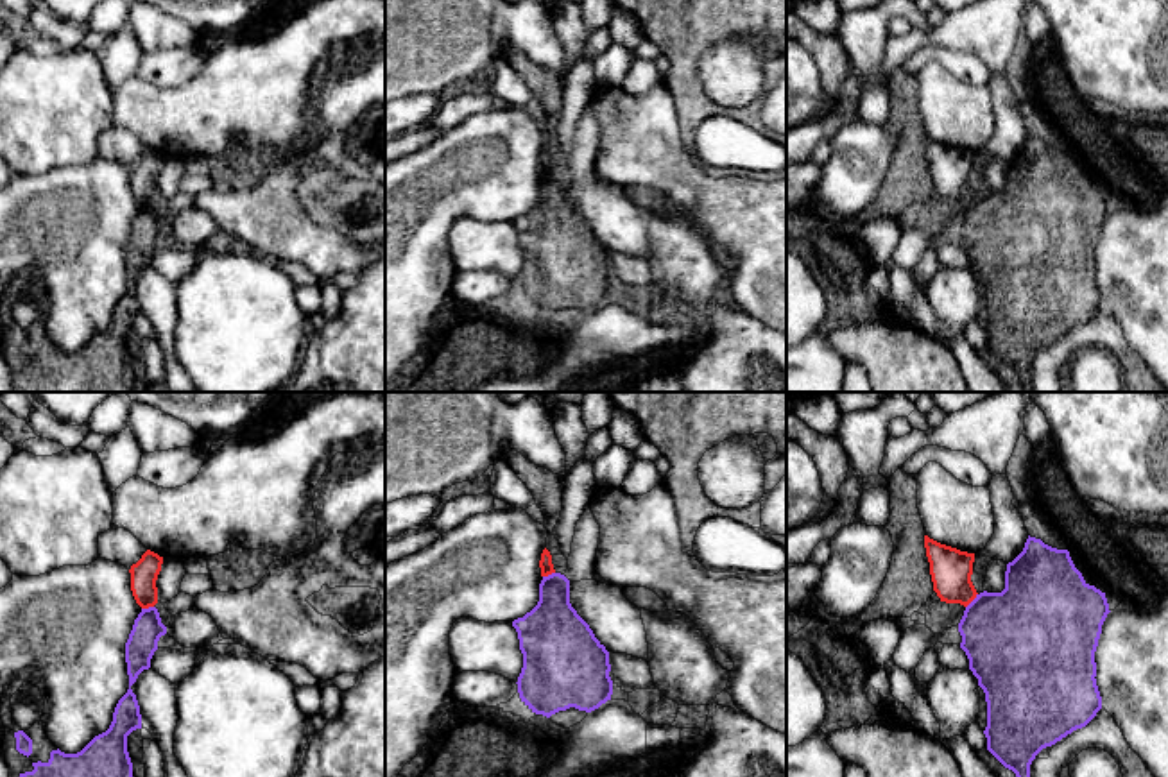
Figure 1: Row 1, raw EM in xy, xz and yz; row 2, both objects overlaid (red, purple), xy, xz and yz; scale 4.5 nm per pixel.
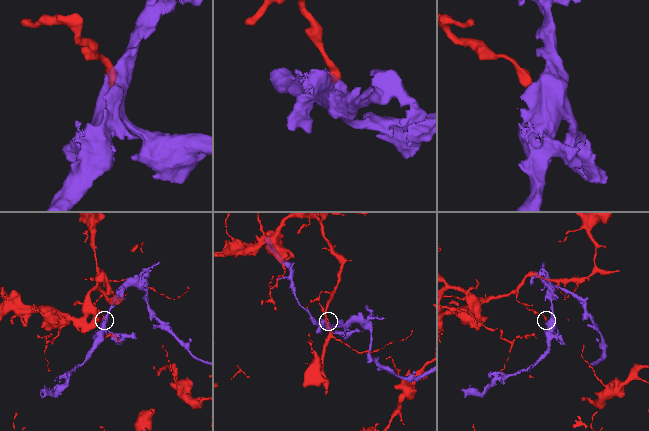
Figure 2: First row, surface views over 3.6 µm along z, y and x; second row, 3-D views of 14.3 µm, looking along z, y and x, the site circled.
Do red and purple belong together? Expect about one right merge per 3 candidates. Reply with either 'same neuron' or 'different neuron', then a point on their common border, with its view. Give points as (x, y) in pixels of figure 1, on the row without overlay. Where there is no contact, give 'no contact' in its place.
different neuron | yz (973, 197)

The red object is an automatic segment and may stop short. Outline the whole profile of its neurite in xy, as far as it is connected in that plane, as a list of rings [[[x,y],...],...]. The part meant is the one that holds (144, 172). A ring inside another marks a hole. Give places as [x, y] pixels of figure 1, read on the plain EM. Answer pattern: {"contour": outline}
{"contour": [[[147,149],[142,158],[131,165],[131,190],[136,202],[142,208],[154,206],[158,202],[156,179],[161,170],[163,156]]]}

